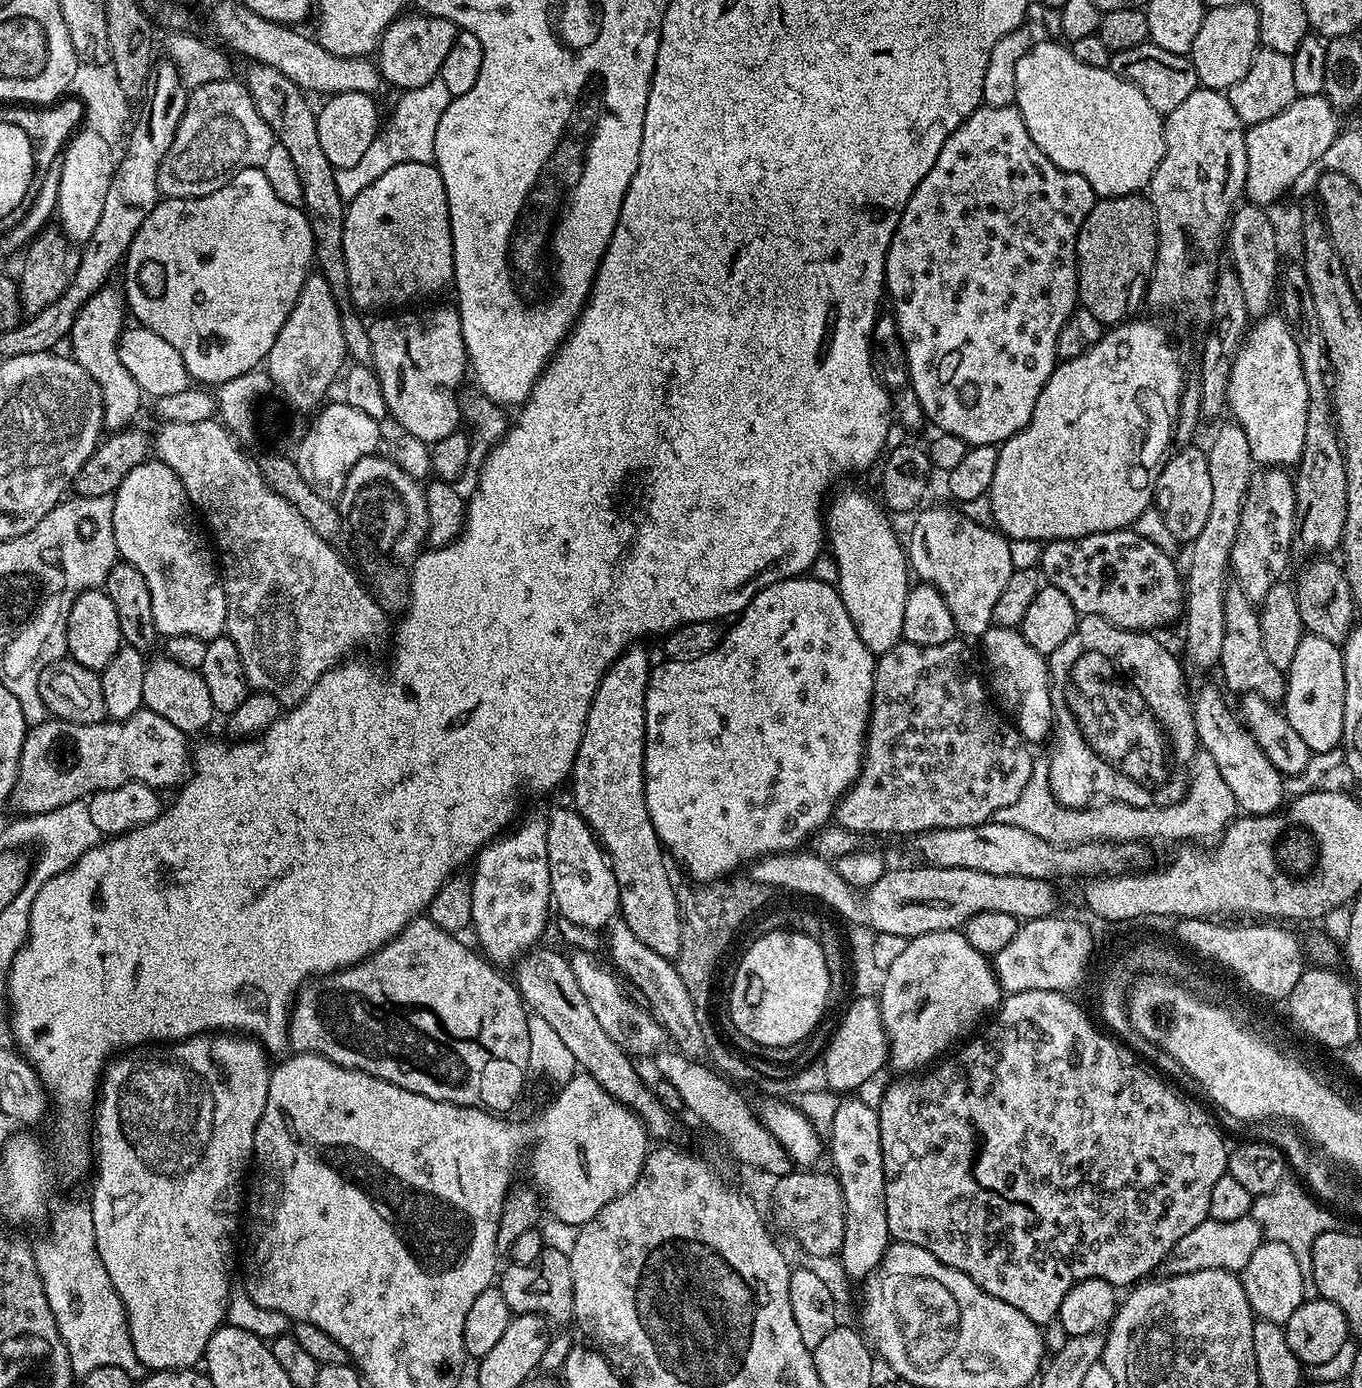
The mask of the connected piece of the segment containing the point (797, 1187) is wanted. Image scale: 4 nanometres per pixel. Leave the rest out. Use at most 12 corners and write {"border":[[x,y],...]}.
{"border":[[791,1170],[772,1204],[812,1256],[839,1253],[844,1199],[831,1171]]}

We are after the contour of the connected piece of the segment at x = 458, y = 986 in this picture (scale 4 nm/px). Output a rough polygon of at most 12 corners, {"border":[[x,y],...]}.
{"border":[[421,914],[301,987],[293,1053],[508,1114],[529,1009]]}

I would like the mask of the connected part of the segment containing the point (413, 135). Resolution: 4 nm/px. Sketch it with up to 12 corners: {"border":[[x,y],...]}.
{"border":[[438,78],[399,93],[374,142],[336,169],[345,202],[402,162],[435,161],[454,99]]}

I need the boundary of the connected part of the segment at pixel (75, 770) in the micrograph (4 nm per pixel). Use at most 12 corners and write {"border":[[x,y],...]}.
{"border":[[146,707],[24,733],[11,807],[175,789],[189,737]]}

